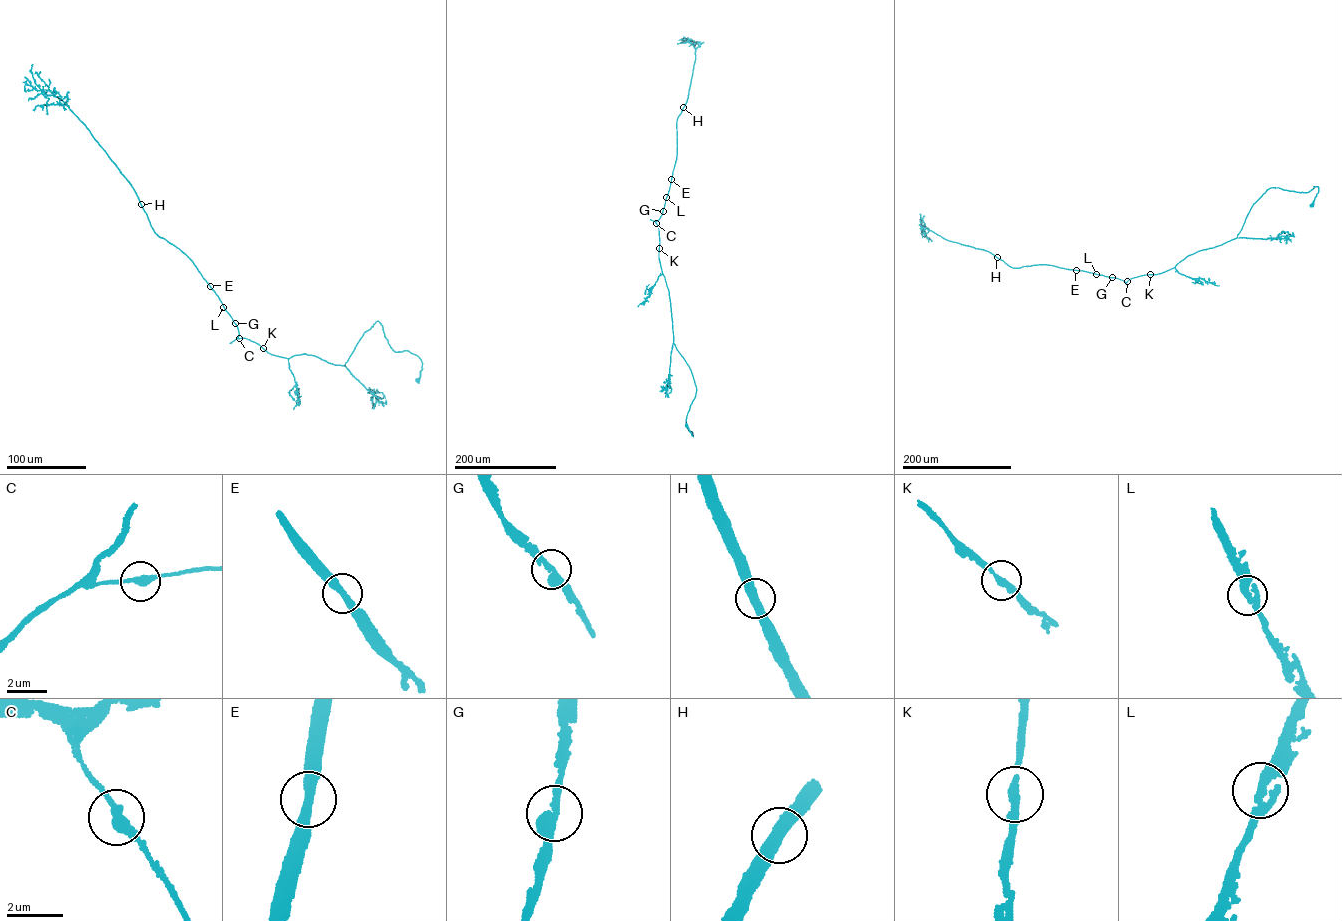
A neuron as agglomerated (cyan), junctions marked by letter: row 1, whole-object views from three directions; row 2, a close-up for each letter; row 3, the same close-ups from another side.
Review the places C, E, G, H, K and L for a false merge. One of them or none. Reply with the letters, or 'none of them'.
none of them

